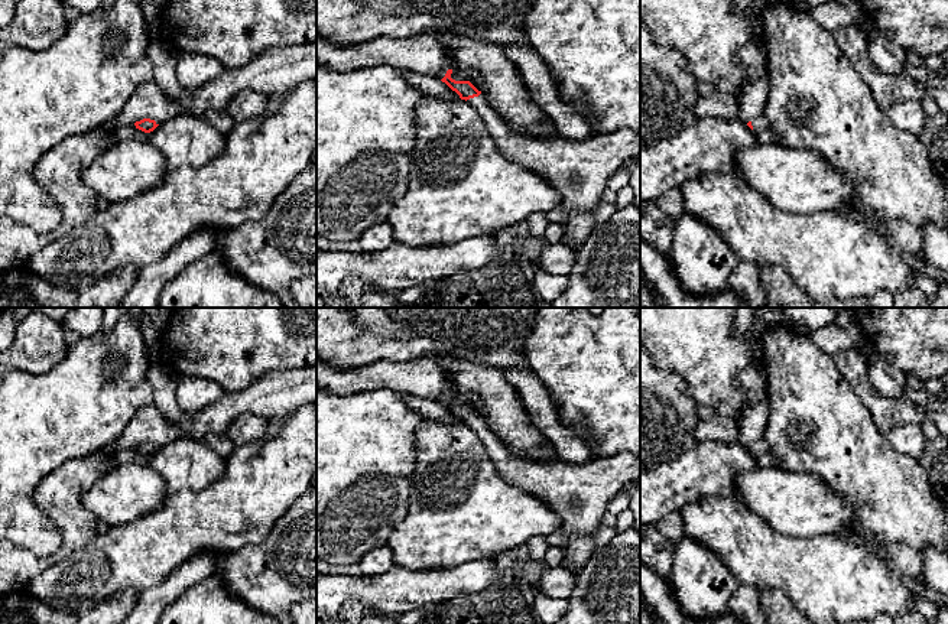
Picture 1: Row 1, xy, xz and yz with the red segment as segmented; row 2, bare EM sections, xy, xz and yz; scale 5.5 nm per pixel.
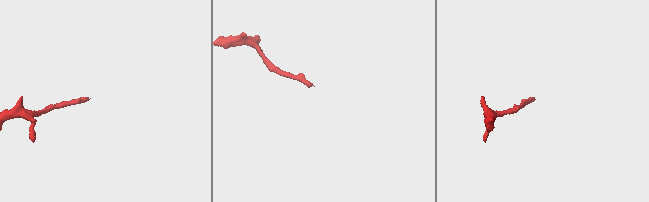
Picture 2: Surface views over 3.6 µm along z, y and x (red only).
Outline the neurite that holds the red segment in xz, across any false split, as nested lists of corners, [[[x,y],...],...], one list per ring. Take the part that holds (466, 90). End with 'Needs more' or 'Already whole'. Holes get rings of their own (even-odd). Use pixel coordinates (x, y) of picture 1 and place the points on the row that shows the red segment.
[[[448,69],[441,81],[478,111],[499,149],[555,186],[561,195],[559,207],[568,212],[562,241],[578,253],[595,227],[594,214],[607,181],[626,159],[640,155],[640,133],[620,129],[585,142],[520,134],[488,105],[481,91],[470,81],[452,79],[451,74]]]. Needs more

